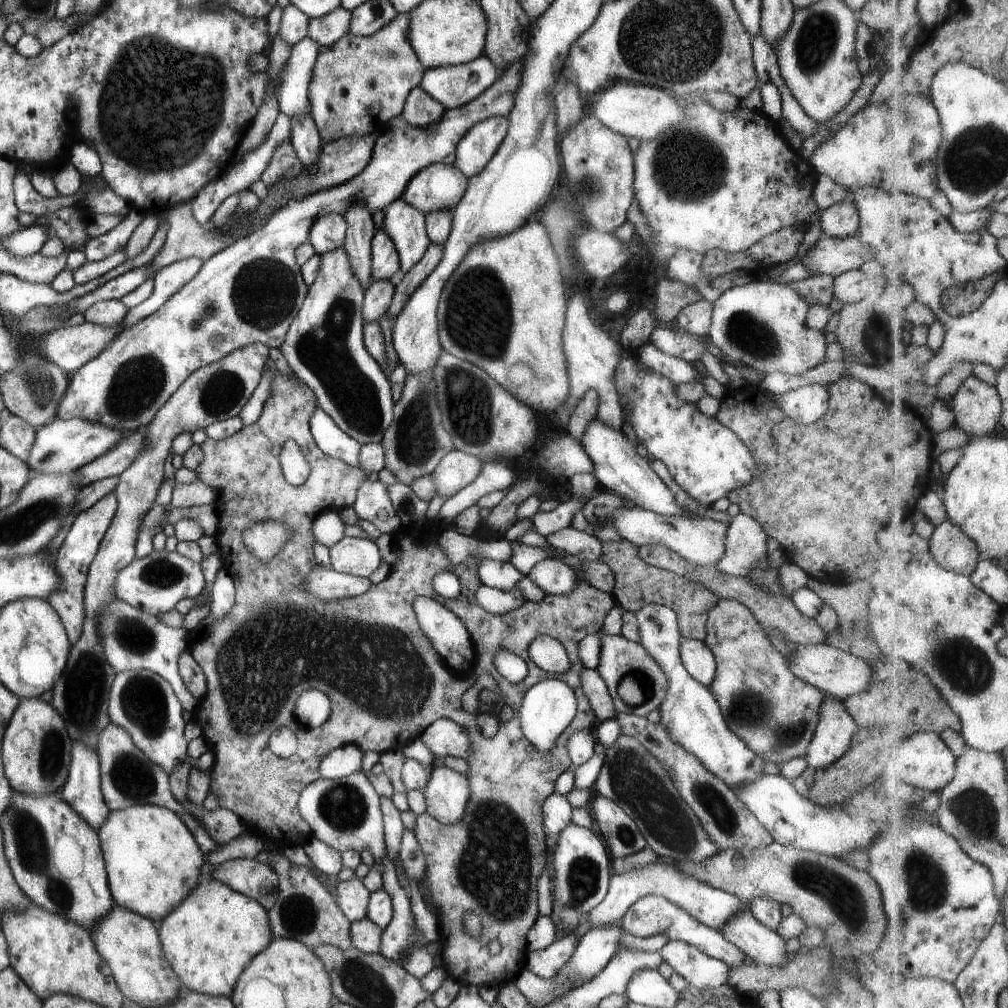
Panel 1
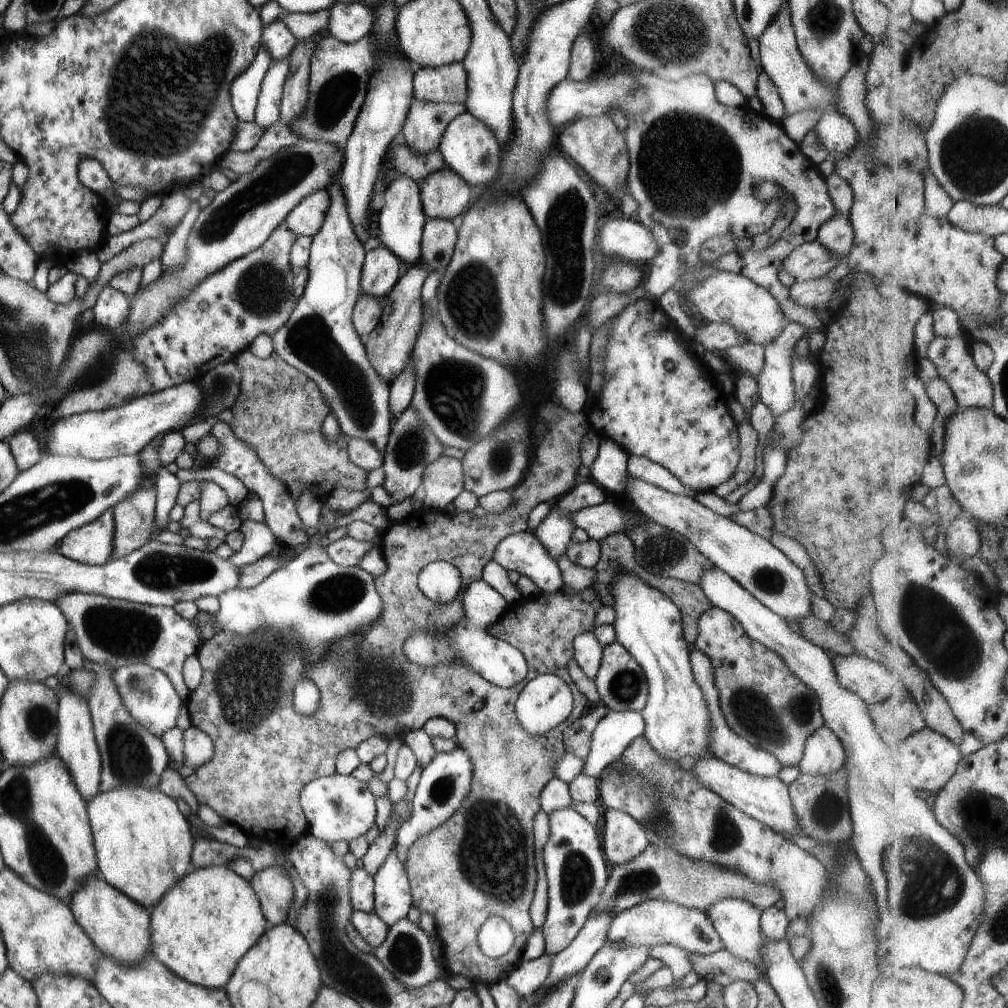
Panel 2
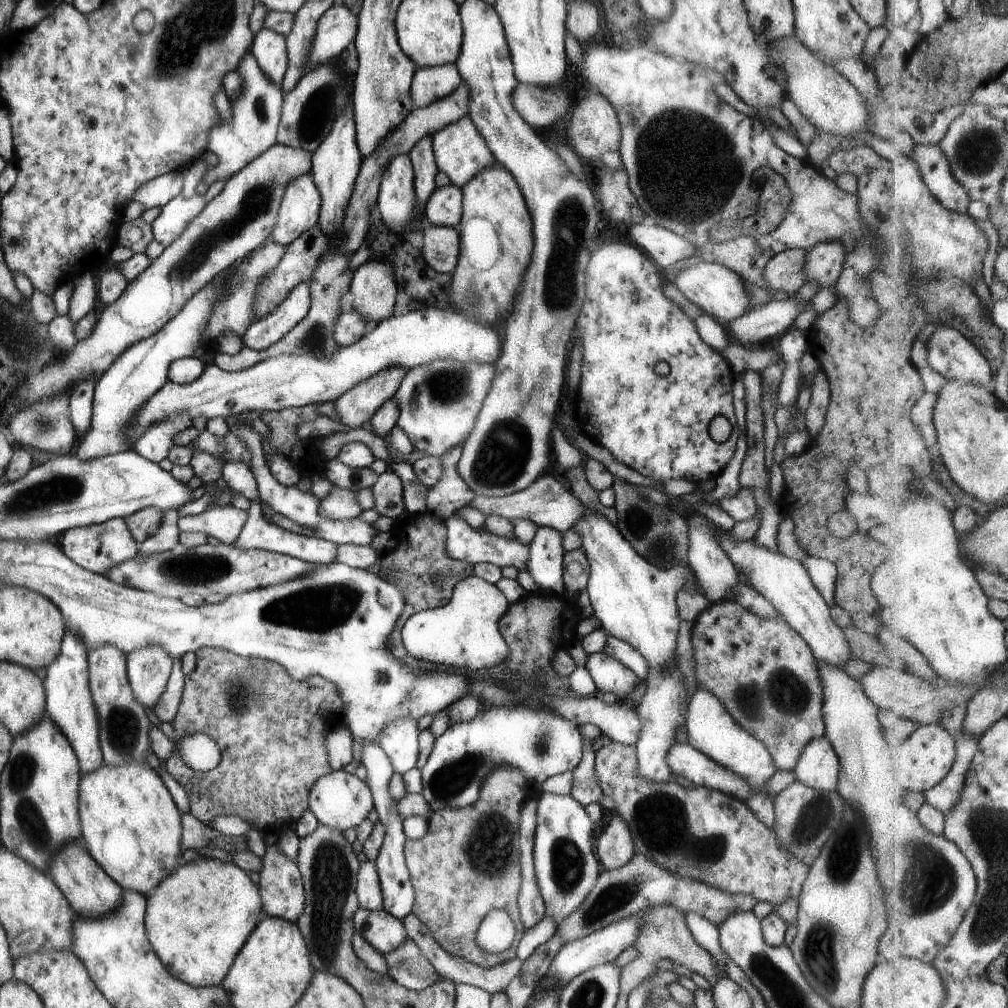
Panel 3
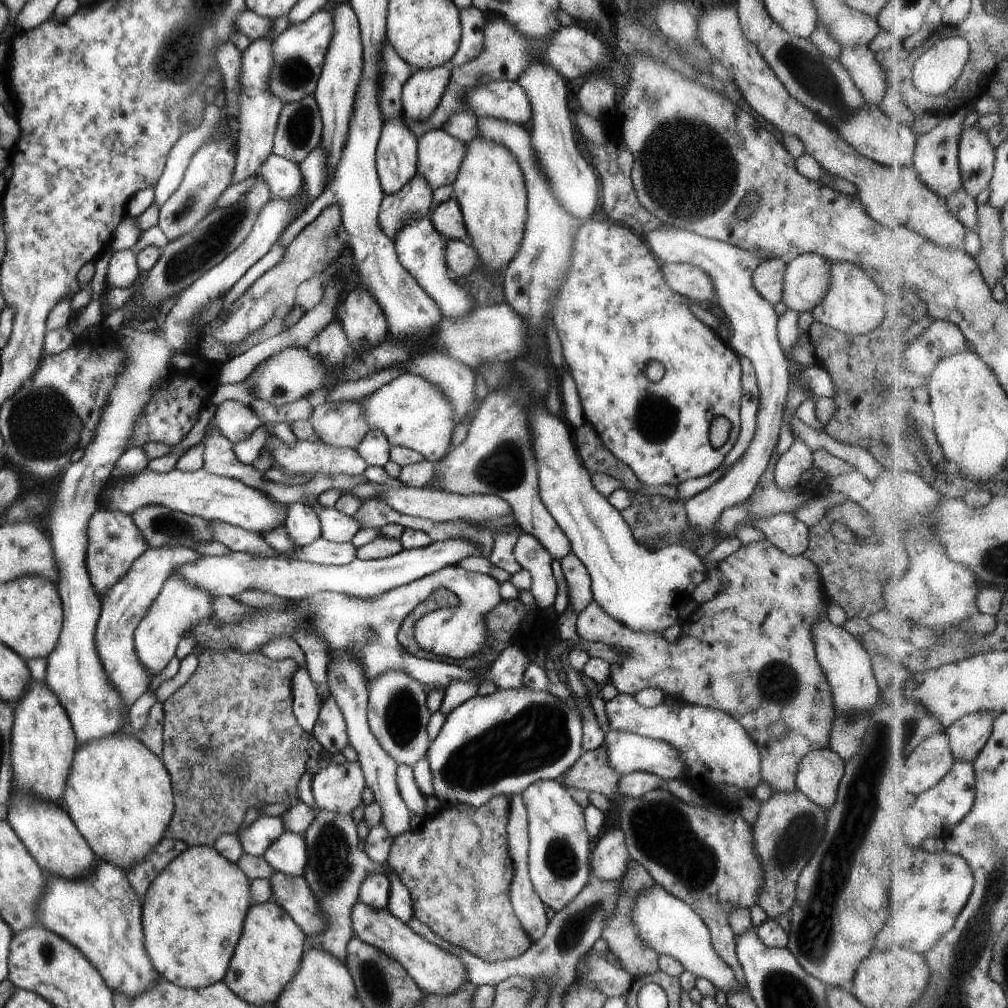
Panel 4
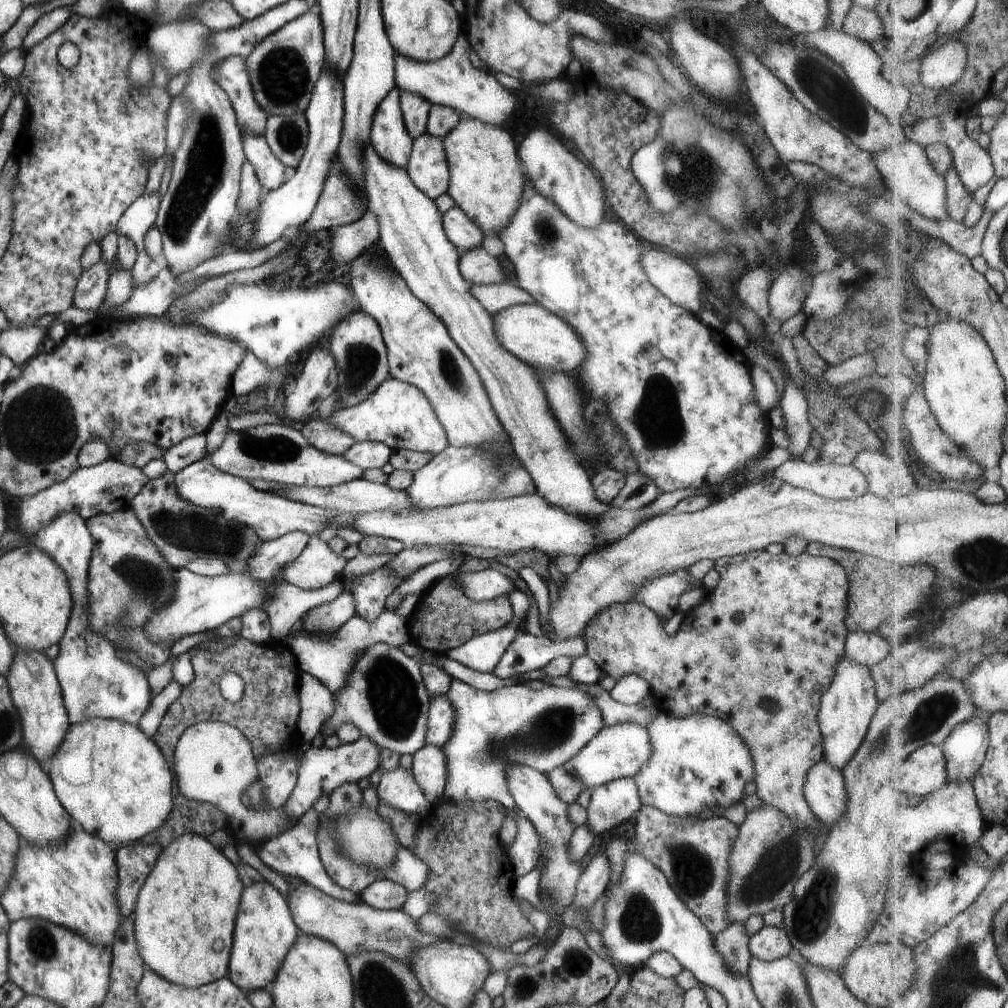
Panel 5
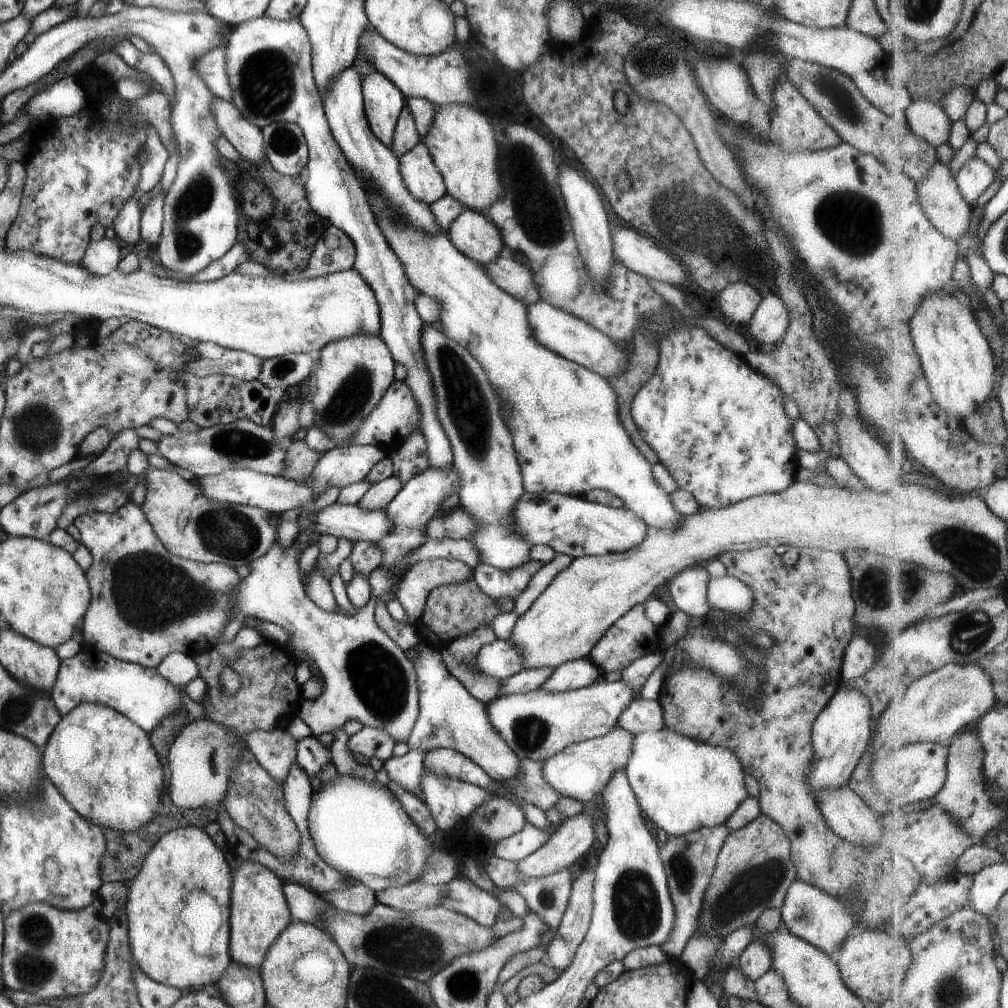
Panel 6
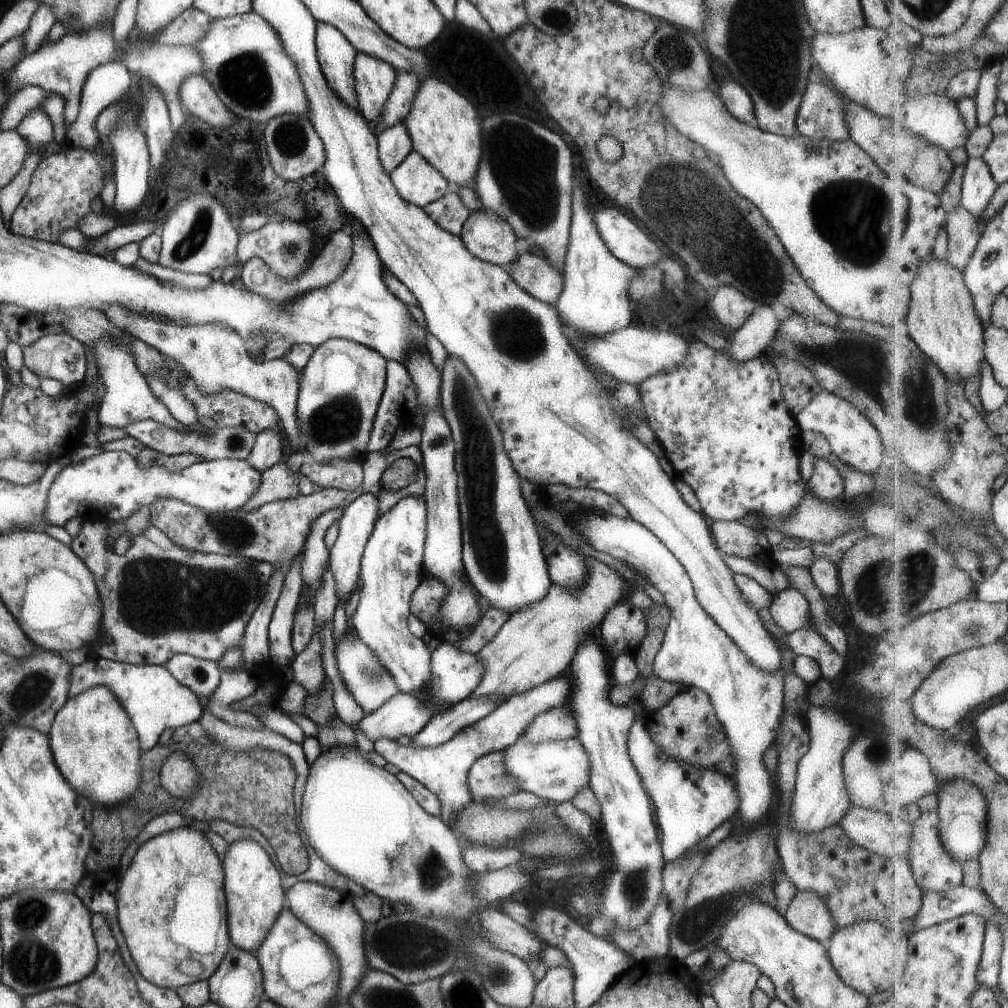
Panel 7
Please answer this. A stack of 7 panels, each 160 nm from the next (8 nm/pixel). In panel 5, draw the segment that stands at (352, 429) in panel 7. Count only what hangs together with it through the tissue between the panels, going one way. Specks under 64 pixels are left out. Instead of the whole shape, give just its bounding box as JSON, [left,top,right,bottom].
[328,309,388,408]

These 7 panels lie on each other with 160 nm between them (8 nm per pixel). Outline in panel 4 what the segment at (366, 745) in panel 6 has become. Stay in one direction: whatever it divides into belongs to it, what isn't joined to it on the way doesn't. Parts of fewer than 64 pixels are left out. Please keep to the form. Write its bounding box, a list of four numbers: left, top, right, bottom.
[237,762,364,856]

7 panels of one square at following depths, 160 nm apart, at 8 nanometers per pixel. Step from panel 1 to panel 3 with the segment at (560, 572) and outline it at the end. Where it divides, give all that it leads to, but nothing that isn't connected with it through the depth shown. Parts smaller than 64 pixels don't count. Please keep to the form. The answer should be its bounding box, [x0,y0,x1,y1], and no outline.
[445,512,538,593]

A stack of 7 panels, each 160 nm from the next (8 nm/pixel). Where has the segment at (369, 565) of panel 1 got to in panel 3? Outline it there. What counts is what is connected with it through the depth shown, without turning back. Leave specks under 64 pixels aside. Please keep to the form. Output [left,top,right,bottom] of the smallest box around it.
[232,500,337,563]

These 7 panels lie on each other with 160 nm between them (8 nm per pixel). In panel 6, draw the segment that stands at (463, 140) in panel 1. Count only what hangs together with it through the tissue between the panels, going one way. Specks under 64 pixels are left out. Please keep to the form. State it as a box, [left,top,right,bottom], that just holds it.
[398,141,446,204]

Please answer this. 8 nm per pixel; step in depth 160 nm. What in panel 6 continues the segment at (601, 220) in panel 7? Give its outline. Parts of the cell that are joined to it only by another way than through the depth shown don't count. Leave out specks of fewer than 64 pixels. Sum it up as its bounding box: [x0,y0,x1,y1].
[610,228,685,288]

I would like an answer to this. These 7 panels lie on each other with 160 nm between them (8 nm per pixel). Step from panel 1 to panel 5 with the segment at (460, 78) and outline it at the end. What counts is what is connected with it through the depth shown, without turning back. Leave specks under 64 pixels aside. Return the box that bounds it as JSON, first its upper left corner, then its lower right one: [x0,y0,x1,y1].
[398,91,432,140]

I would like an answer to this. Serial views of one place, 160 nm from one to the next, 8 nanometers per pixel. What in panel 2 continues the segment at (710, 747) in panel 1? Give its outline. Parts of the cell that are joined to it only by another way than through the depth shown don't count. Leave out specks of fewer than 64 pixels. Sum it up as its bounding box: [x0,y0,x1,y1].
[610,572,713,760]

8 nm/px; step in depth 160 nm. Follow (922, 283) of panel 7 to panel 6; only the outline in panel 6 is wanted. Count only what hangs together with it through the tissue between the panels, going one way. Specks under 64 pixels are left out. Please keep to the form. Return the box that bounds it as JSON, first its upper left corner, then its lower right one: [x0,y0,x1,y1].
[909,291,999,422]

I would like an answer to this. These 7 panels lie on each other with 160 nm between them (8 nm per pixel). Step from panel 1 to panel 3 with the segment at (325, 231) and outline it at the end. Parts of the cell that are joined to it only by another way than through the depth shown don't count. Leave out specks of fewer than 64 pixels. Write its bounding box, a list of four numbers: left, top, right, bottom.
[269,175,320,246]

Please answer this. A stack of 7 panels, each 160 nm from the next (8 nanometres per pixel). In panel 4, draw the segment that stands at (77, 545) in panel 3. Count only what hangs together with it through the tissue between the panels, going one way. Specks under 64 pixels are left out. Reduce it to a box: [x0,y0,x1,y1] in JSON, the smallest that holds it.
[85,510,148,596]

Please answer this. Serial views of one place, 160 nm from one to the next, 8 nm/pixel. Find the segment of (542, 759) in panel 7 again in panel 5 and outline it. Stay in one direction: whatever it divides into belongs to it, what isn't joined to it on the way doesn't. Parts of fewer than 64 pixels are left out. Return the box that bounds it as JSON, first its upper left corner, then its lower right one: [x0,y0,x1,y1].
[561,723,650,789]

